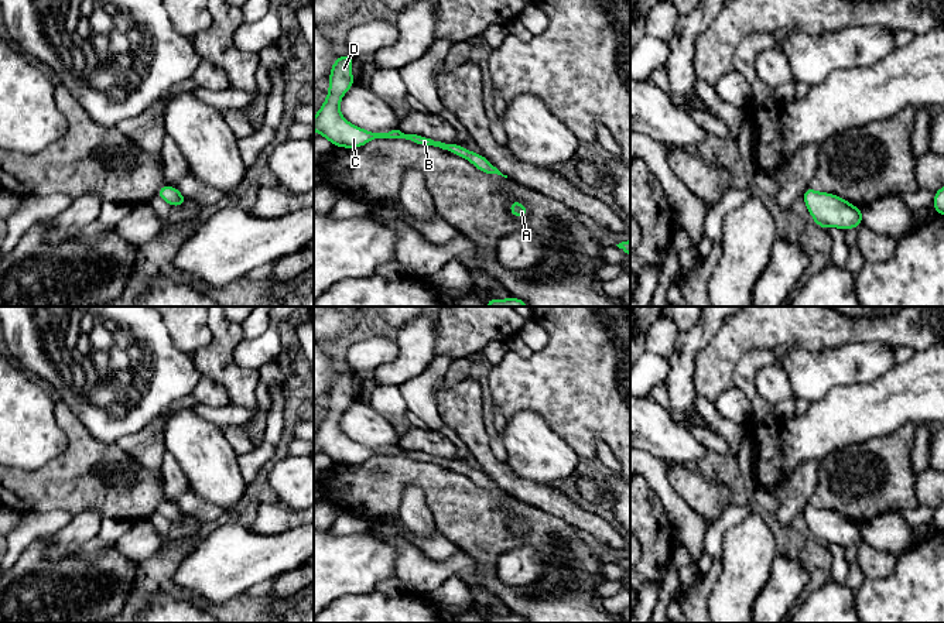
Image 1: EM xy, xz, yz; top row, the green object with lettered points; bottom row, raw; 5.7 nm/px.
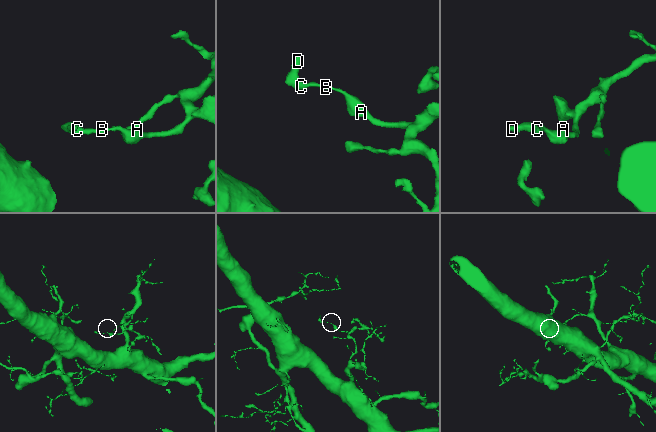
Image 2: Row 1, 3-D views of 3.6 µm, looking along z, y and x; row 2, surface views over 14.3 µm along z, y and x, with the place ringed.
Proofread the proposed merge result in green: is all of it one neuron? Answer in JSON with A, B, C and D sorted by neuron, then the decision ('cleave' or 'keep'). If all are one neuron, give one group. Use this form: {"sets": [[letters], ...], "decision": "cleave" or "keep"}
{"sets": [["A", "B", "C", "D"]], "decision": "keep"}

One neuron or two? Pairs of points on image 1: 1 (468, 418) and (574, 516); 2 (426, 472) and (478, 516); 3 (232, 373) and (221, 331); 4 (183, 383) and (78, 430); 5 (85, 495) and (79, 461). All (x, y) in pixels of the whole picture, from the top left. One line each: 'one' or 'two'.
1: one
2: one
3: one
4: two
5: one

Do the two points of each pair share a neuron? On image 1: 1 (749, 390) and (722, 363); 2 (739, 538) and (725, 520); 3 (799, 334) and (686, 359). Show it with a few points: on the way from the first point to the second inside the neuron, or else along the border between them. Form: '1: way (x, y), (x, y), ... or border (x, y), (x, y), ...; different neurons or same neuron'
1: border (756, 351), (749, 351), (738, 362), (734, 386); different neurons
2: border (752, 512), (725, 530), (722, 536), (722, 560); different neurons
3: border (715, 332), (695, 356), (695, 390); different neurons

